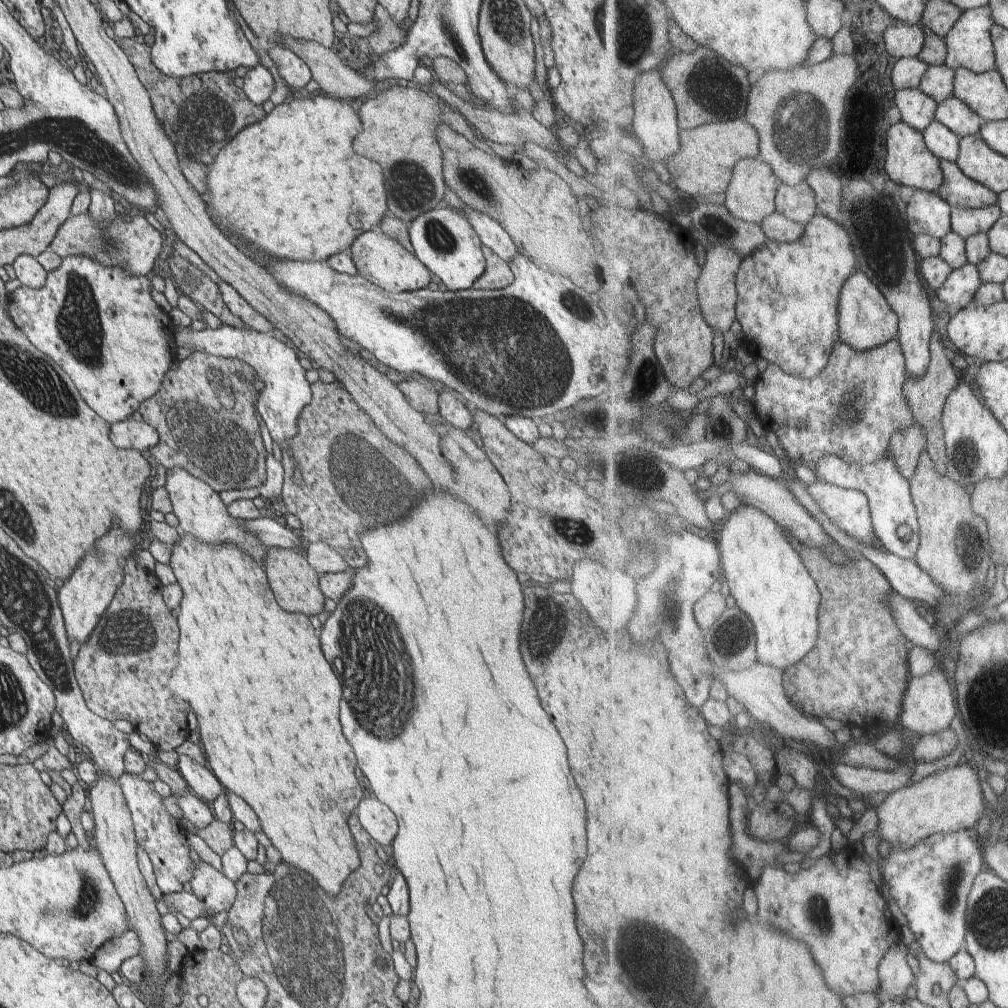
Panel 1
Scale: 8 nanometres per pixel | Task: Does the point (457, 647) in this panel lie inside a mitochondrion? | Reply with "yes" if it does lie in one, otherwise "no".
no

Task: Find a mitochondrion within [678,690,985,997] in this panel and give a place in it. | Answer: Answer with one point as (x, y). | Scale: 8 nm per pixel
(952, 879)

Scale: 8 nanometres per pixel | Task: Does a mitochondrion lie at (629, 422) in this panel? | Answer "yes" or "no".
yes

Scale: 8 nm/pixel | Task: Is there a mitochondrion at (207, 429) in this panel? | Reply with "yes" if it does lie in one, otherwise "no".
yes

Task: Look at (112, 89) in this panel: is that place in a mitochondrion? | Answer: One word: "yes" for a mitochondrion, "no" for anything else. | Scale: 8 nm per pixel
no

